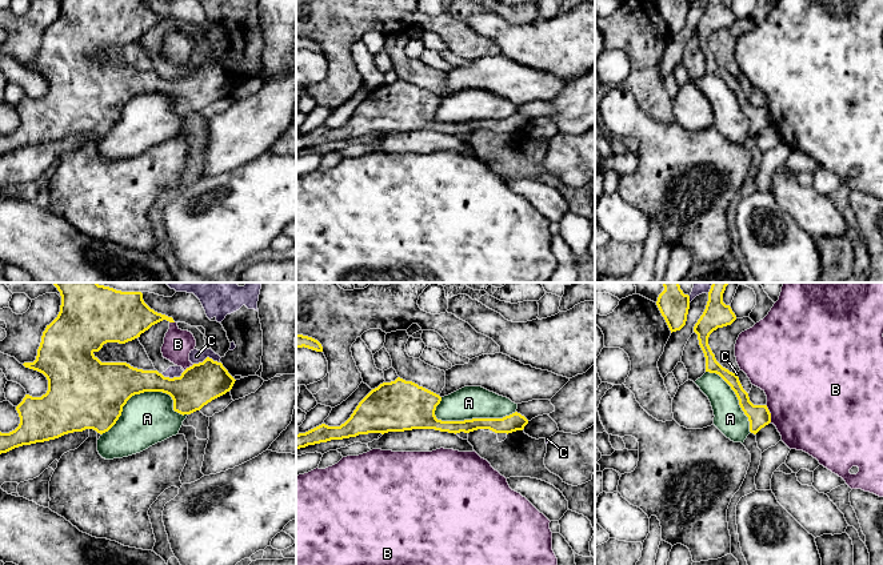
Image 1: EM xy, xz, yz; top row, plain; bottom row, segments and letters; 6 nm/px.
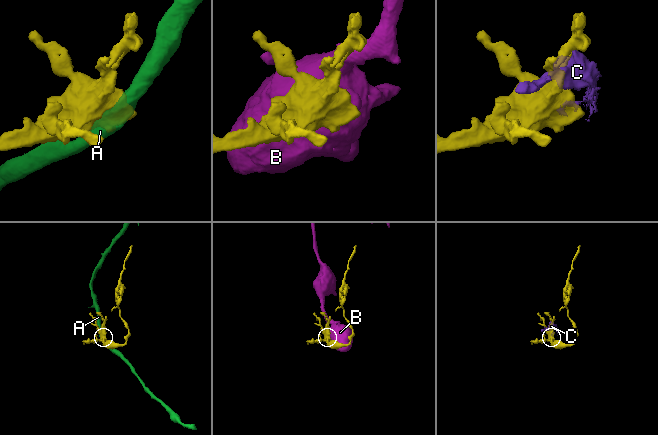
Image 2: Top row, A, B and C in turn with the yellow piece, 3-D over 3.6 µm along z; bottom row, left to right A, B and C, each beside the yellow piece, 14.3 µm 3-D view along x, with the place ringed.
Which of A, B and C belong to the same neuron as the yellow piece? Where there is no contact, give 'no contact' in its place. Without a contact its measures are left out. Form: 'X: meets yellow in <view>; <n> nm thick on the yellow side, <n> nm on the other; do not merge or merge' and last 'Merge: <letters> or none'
A: meets yellow in xy; 320 nm thick on the yellow side, 320 nm on the other; do not merge
B: meets yellow in yz; 140 nm thick on the yellow side, 500 nm on the other; do not merge
C: meets yellow in xy; 240 nm thick on the yellow side, 80 nm on the other; do not merge
Merge: none

